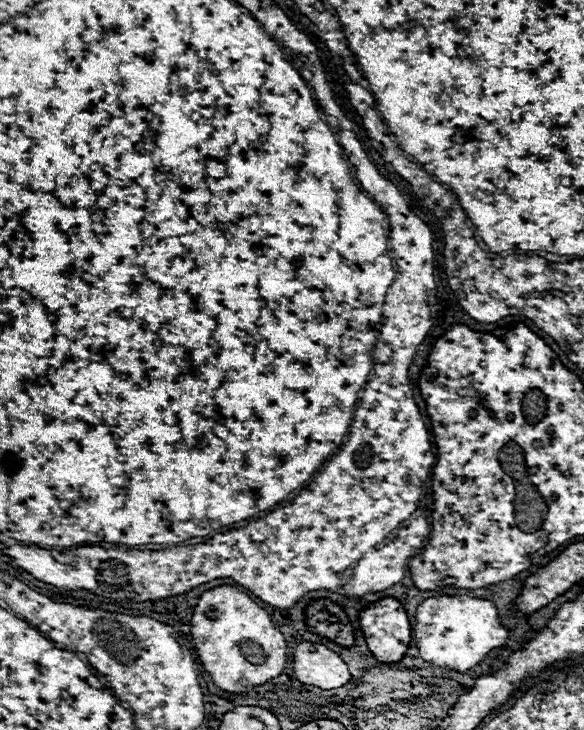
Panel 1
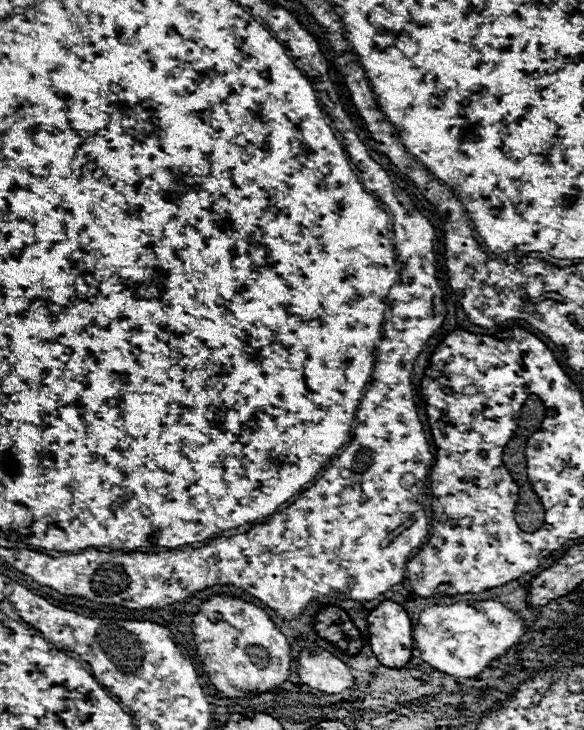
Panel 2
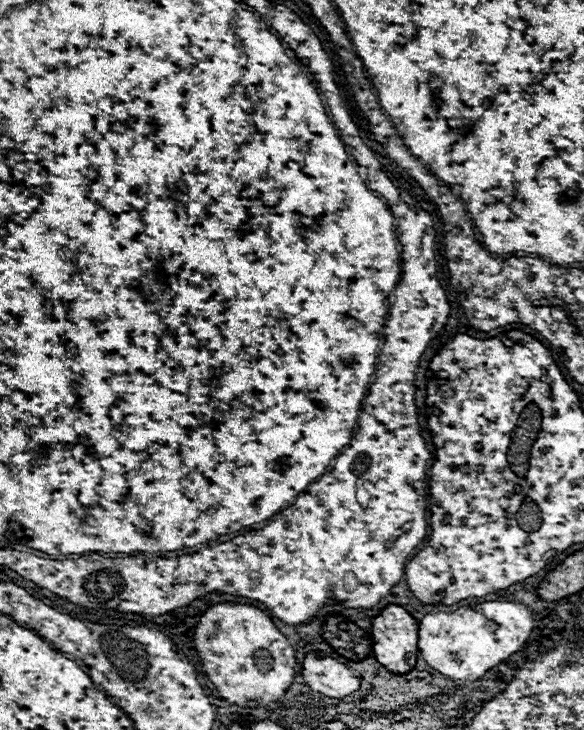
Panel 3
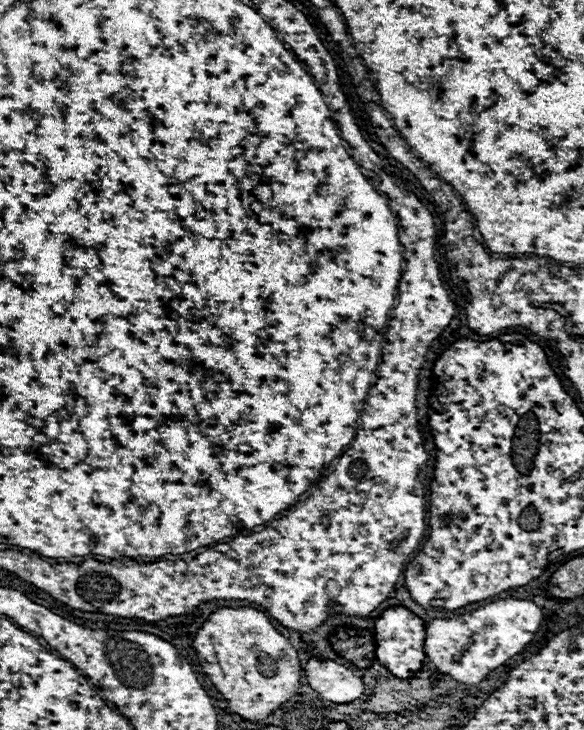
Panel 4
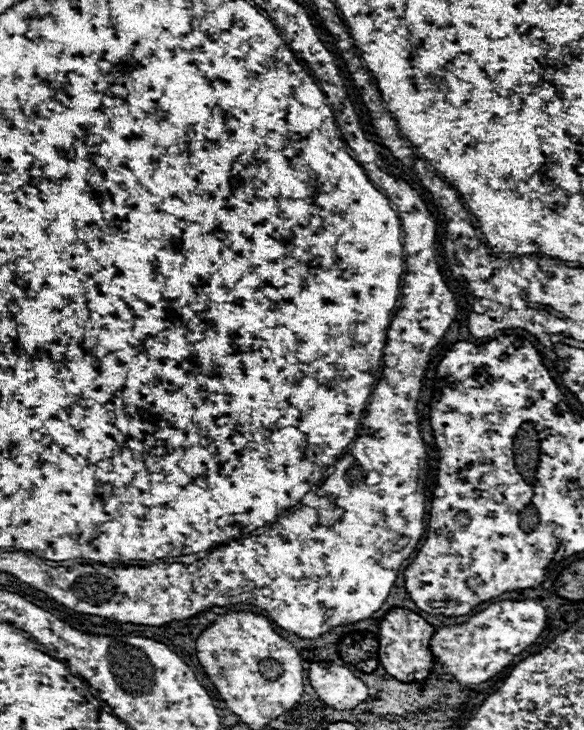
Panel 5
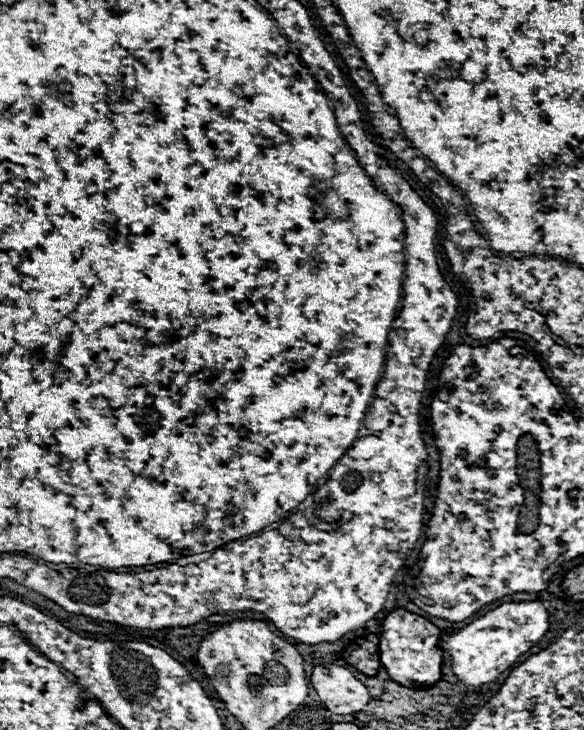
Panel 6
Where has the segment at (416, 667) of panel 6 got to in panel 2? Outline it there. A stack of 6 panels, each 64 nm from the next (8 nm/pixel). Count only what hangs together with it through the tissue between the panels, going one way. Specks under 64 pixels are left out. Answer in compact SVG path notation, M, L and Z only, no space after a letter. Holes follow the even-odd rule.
M380 602L368 616L368 644L380 664L388 668L402 668L412 654L412 622L406 610L392 602Z

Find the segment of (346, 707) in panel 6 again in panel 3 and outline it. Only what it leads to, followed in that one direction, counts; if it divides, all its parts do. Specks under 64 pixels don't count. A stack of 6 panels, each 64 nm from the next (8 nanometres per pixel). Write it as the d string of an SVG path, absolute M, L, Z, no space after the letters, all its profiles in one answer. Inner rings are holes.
M308 652L304 656L302 678L304 684L328 698L344 698L360 688L360 680L346 664L330 656L320 656L316 652Z

